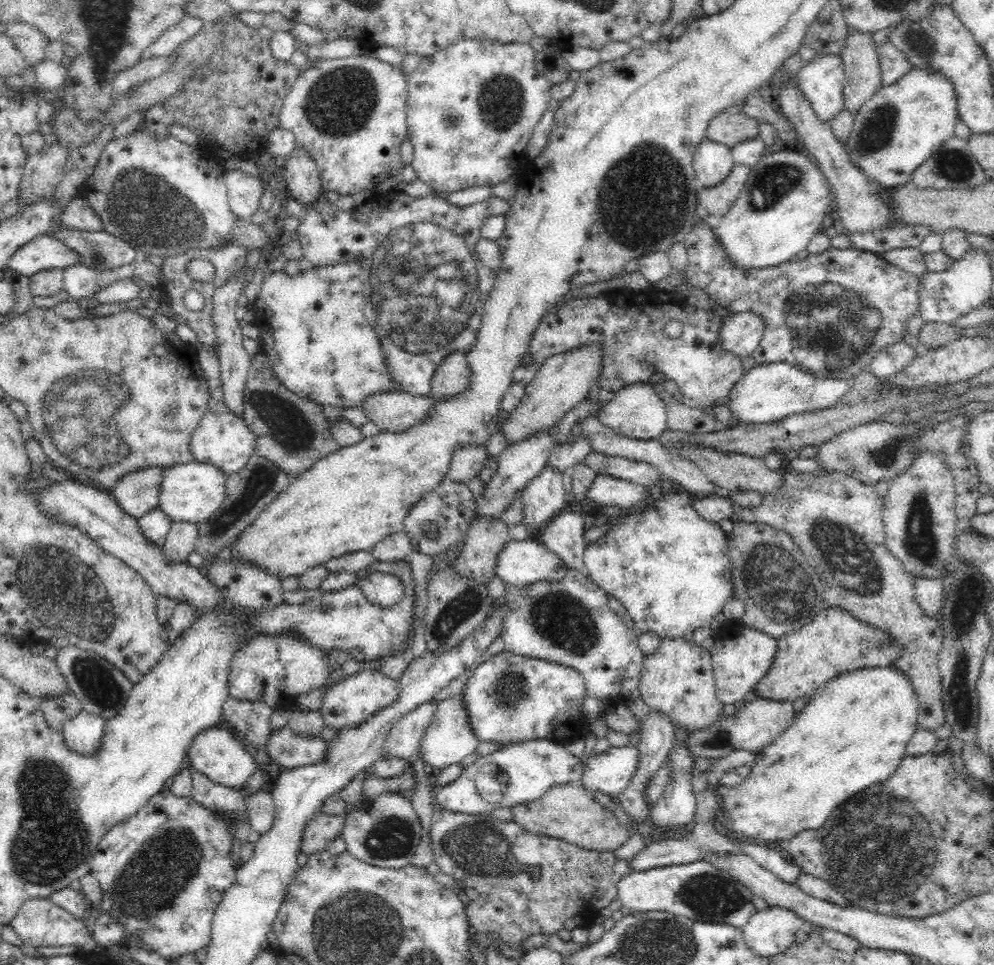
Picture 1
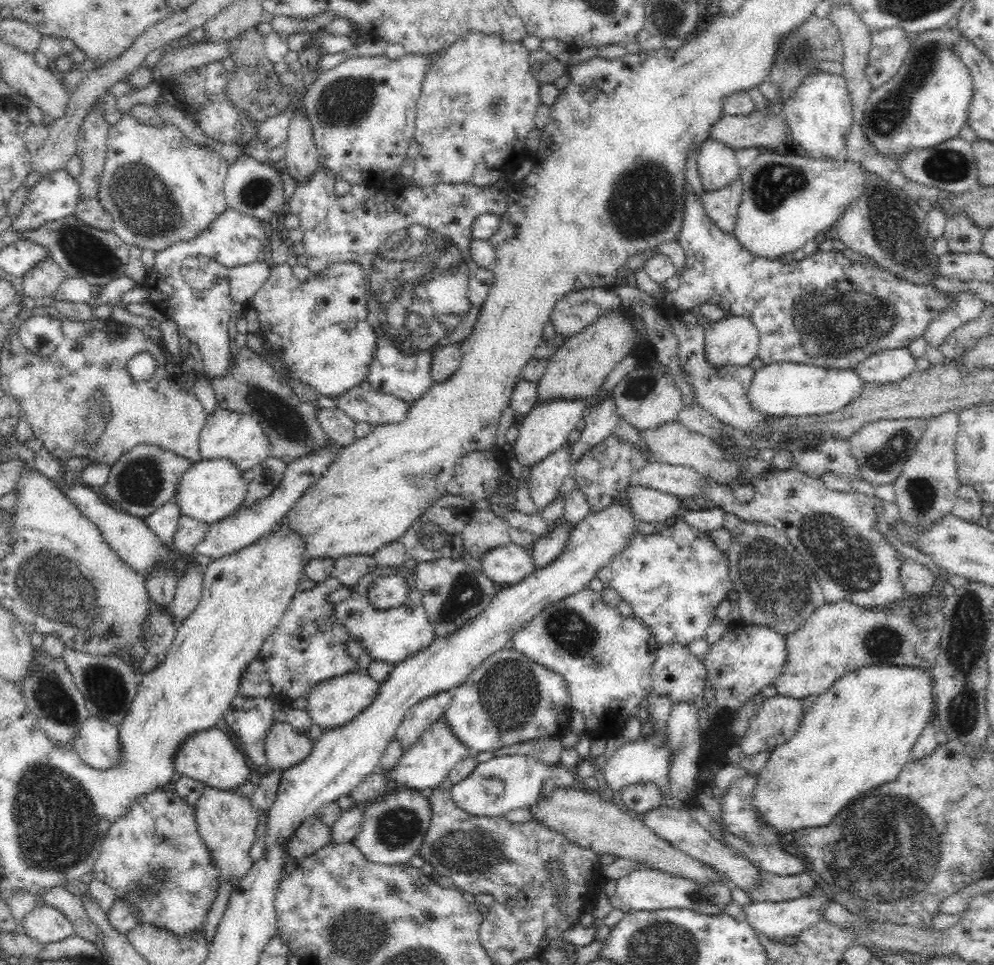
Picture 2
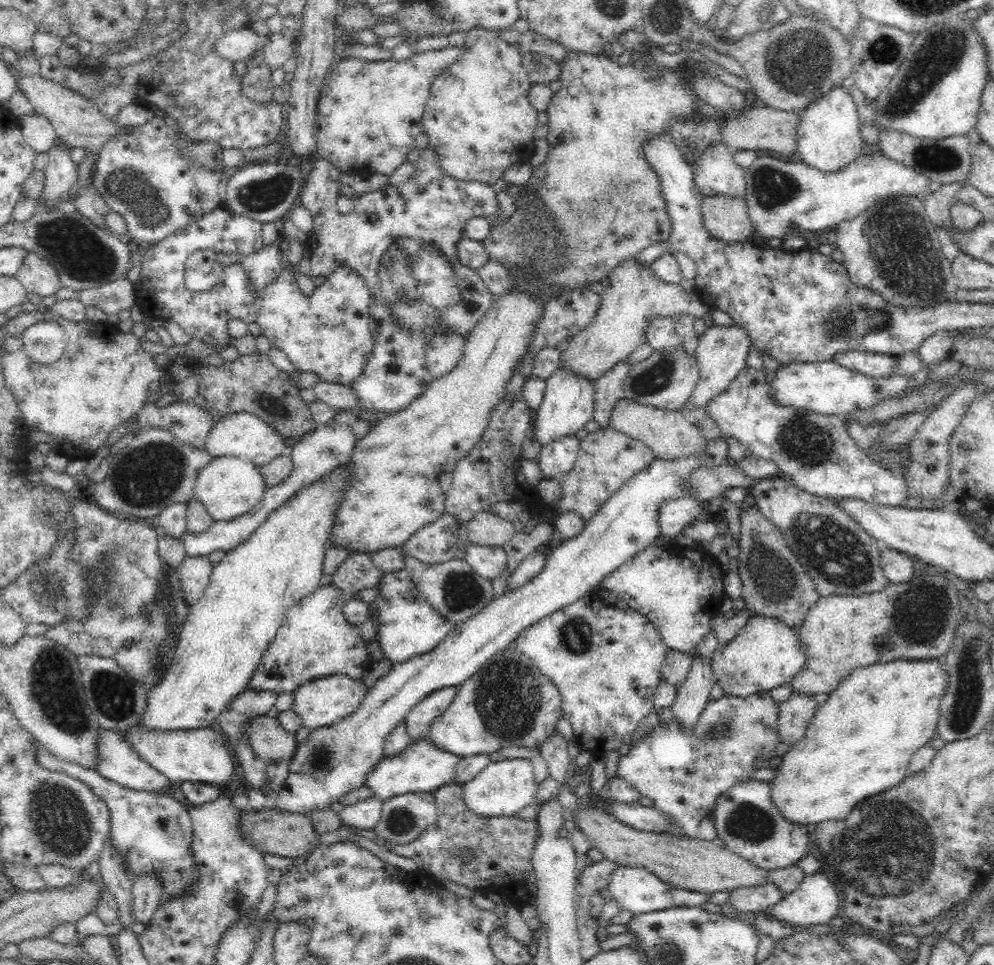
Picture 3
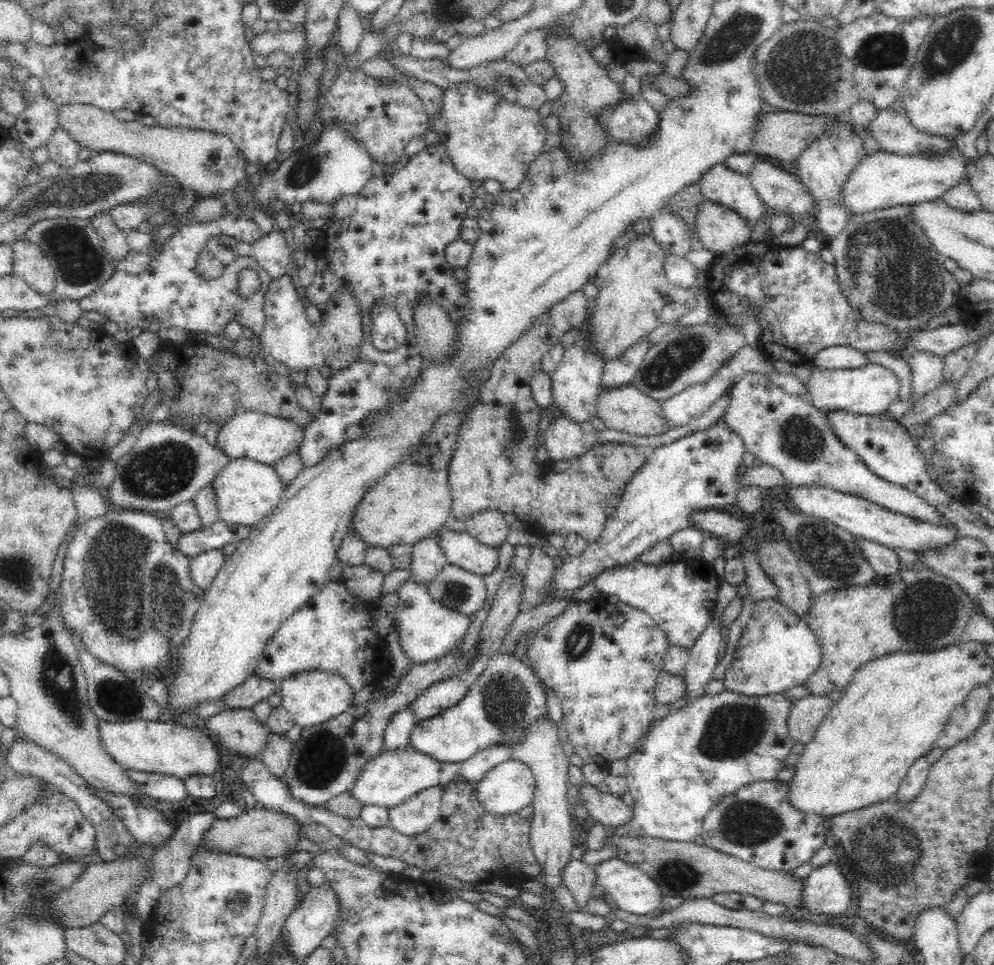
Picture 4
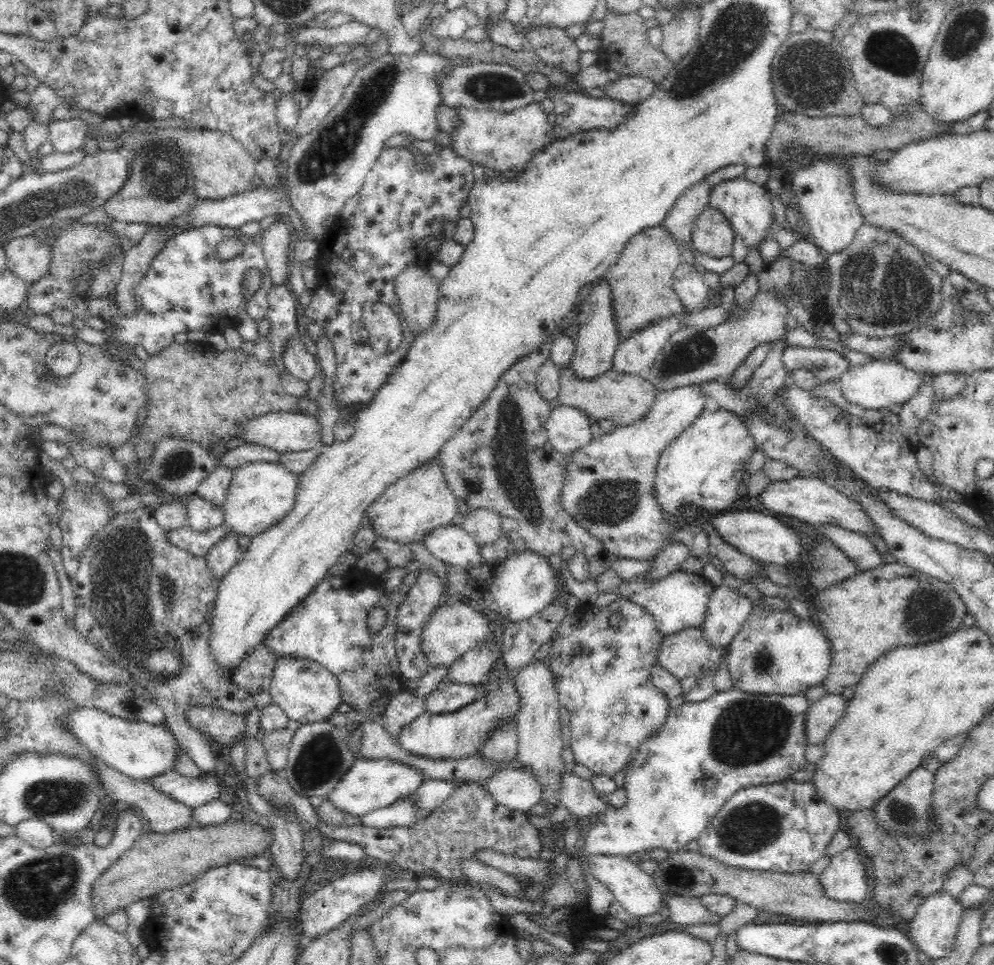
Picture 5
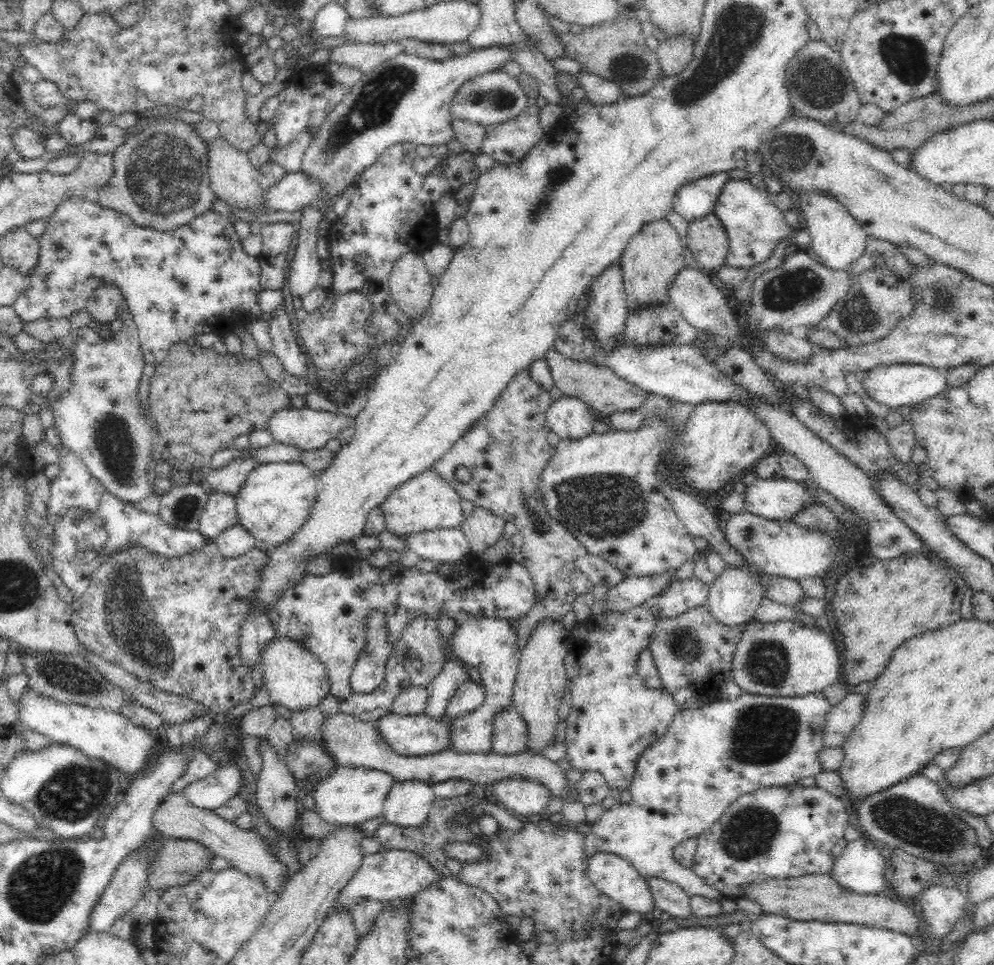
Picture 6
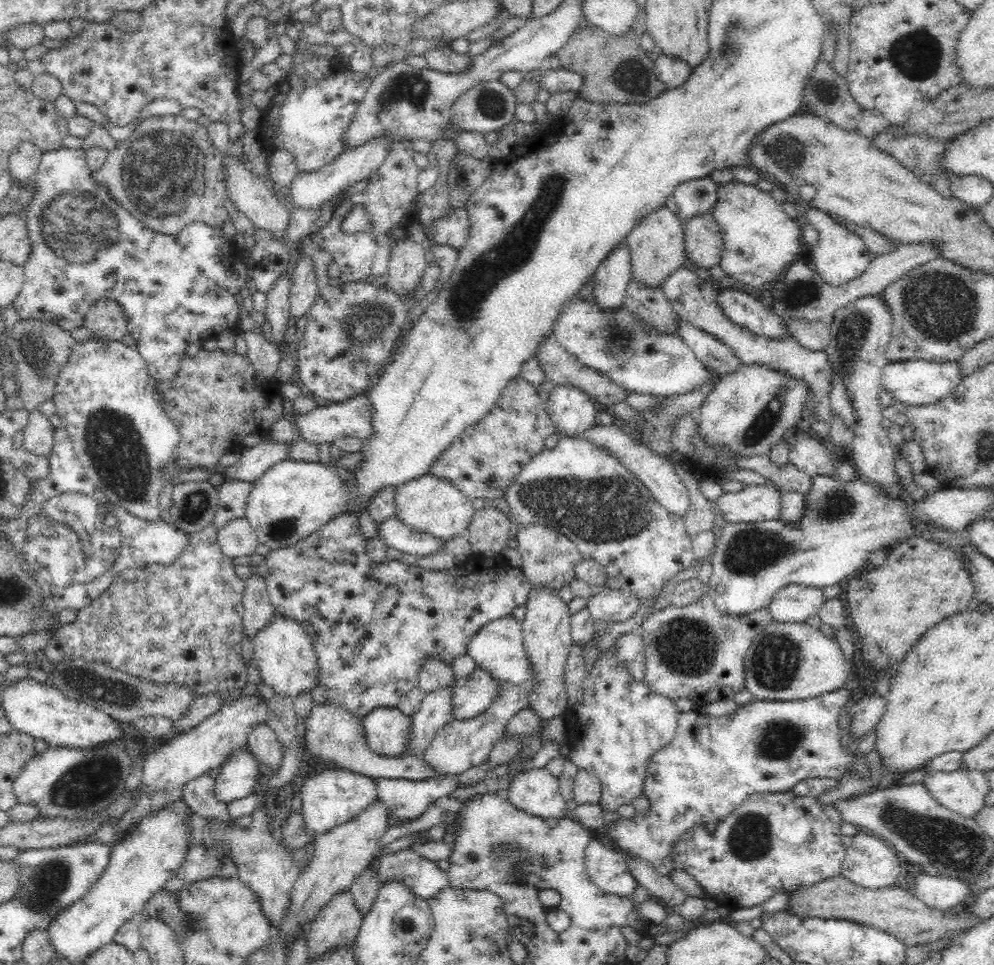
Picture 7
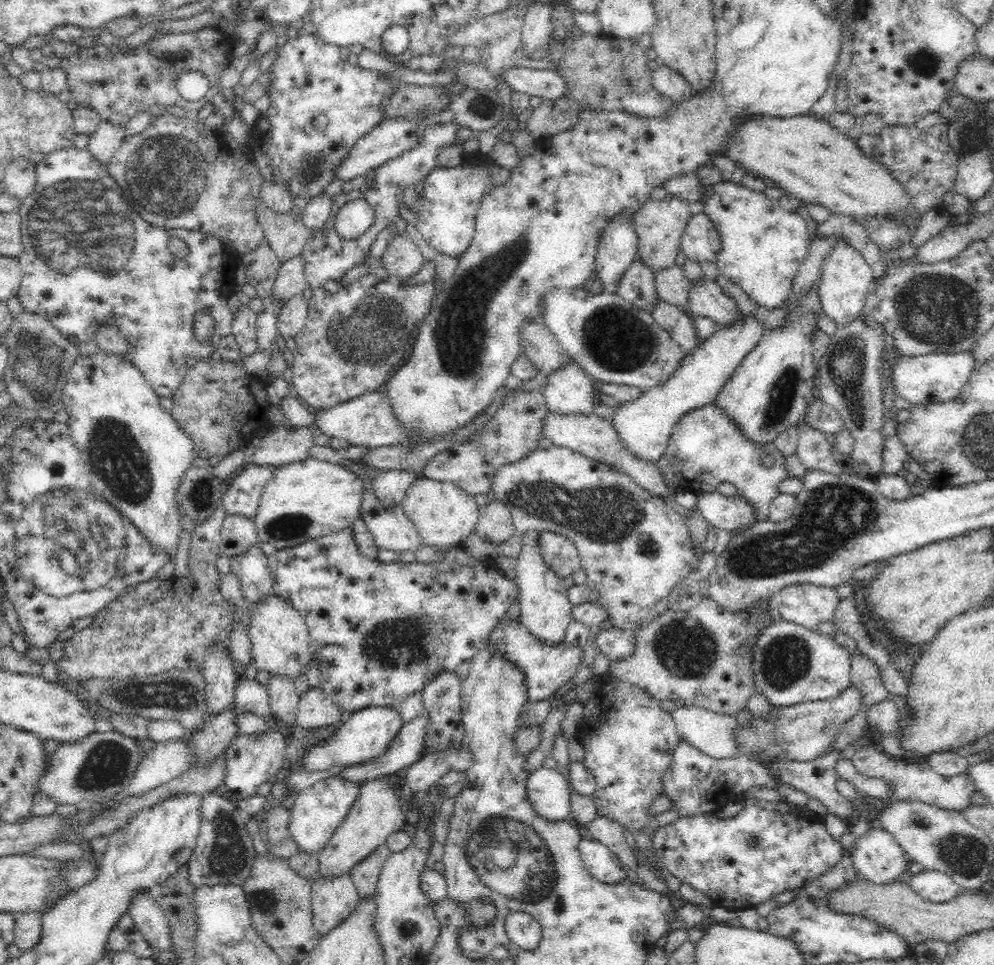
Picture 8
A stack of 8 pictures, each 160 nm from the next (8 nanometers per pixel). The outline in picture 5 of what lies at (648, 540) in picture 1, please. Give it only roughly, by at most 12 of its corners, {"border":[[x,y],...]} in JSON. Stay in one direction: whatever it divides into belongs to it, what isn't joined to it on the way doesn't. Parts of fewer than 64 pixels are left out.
{"border":[[676,571],[622,581],[617,594],[662,635],[704,623],[714,584]]}

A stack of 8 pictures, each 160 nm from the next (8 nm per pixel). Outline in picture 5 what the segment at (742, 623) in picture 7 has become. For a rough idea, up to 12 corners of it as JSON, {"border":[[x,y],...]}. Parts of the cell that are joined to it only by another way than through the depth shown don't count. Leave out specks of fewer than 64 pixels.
{"border":[[704,624],[662,635],[656,660],[679,681],[715,674],[724,650]]}

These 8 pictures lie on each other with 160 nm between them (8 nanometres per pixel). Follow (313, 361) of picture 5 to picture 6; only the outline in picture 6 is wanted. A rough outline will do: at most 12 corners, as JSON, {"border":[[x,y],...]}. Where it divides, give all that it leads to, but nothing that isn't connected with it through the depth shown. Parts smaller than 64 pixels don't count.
{"border":[[284,304],[268,323],[271,352],[290,378],[308,370]]}

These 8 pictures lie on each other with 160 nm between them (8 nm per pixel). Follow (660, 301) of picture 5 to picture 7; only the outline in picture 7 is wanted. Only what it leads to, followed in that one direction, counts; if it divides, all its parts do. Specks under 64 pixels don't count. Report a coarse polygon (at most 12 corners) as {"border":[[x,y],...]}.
{"border":[[660,206],[625,238],[633,278],[660,287],[688,264],[678,213]]}

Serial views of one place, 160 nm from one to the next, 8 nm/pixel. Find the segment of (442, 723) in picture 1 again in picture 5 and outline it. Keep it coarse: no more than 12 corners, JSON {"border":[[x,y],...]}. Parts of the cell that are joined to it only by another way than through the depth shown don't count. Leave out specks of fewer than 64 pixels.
{"border":[[358,760],[324,798],[361,818],[414,794],[420,771]]}

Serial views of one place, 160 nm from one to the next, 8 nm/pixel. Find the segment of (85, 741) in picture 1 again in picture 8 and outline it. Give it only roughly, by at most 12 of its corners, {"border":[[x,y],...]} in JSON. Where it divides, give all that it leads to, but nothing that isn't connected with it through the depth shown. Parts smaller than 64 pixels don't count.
{"border":[[271,723],[236,734],[222,792],[256,794],[288,766],[287,736]]}

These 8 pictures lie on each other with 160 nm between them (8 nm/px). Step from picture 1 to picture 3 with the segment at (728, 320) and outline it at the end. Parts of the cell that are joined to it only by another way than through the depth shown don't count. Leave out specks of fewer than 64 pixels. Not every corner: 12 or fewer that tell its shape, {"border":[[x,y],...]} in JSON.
{"border":[[714,324],[698,337],[700,378],[680,406],[706,407],[746,367],[746,331]]}

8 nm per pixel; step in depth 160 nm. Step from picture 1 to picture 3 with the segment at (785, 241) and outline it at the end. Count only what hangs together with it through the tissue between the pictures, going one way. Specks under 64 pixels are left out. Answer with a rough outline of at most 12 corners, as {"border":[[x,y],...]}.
{"border":[[864,154],[833,173],[758,157],[745,170],[756,234],[816,232],[934,183]]}

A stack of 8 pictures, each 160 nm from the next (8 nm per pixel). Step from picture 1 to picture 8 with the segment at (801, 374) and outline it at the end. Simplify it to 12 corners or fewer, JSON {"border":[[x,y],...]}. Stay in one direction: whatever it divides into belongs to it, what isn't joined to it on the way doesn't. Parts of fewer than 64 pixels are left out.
{"border":[[971,350],[903,356],[898,397],[913,405],[956,398],[978,365]]}

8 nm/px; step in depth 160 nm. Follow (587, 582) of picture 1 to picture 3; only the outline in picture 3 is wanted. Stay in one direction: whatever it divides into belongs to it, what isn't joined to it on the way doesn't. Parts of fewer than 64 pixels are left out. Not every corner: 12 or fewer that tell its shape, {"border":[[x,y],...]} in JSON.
{"border":[[596,593],[515,638],[572,740],[631,743],[669,648]]}

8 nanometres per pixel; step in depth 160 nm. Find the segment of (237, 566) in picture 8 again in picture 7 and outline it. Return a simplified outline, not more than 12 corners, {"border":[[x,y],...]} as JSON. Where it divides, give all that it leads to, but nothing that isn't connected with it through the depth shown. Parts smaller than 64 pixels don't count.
{"border":[[266,577],[244,580],[243,635],[254,636],[275,618]]}

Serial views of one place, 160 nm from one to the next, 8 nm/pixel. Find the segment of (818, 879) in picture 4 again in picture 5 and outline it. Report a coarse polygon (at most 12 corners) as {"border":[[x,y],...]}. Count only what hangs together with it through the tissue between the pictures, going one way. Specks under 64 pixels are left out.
{"border":[[861,849],[831,856],[819,874],[826,896],[866,900],[868,877]]}

